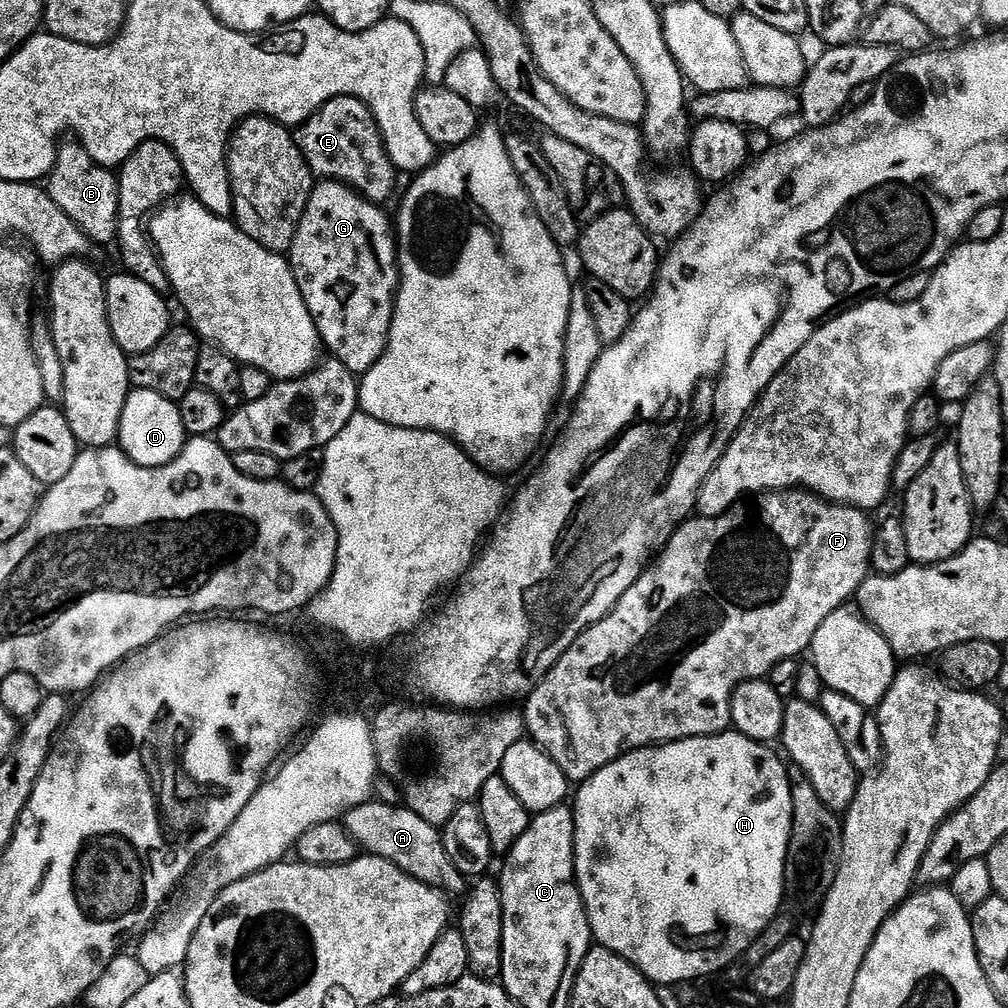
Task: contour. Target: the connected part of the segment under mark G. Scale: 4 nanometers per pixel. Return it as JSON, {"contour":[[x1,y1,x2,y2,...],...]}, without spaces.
{"contour":[[336,180,317,183,308,196,302,222,286,253,288,267,298,282,298,290,316,323,323,347,354,374,369,372,388,345,392,312,398,287,398,240,393,225,384,217,383,207,371,204,360,193]]}

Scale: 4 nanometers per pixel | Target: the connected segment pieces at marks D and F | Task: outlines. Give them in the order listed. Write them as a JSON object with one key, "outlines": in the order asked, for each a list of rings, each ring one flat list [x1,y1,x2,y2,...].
{"outlines":[[[145,388,129,391,126,406,122,406,122,422,118,437,121,452,127,454,138,466,161,468,178,458,185,443,186,433,177,401]],[[768,494,761,499,764,501,756,509,748,508,745,512,733,510,723,516,685,520,669,538,664,551,645,568,638,582,634,582,634,586,630,586,630,590,622,594,622,598,612,607,611,614,597,624,591,624,527,696,523,705,525,708,522,708,527,735,531,743,541,748,557,764,569,782,588,780,629,750,696,742,701,738,715,738,720,733,729,731,732,722,732,695,736,689,749,684,751,680,764,680,779,664,795,661,795,656,804,656,822,622,855,597,862,582,870,575,874,524,864,517,867,515,859,508,837,506,819,498,812,498,807,508,796,496,799,495]]]}

